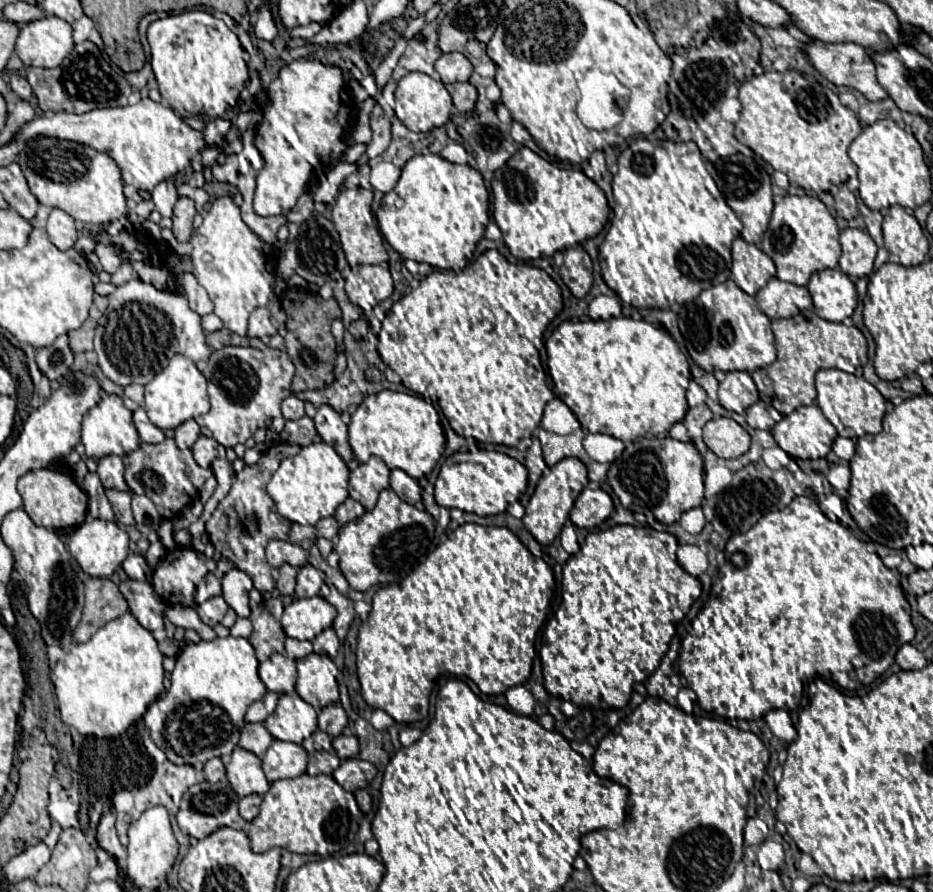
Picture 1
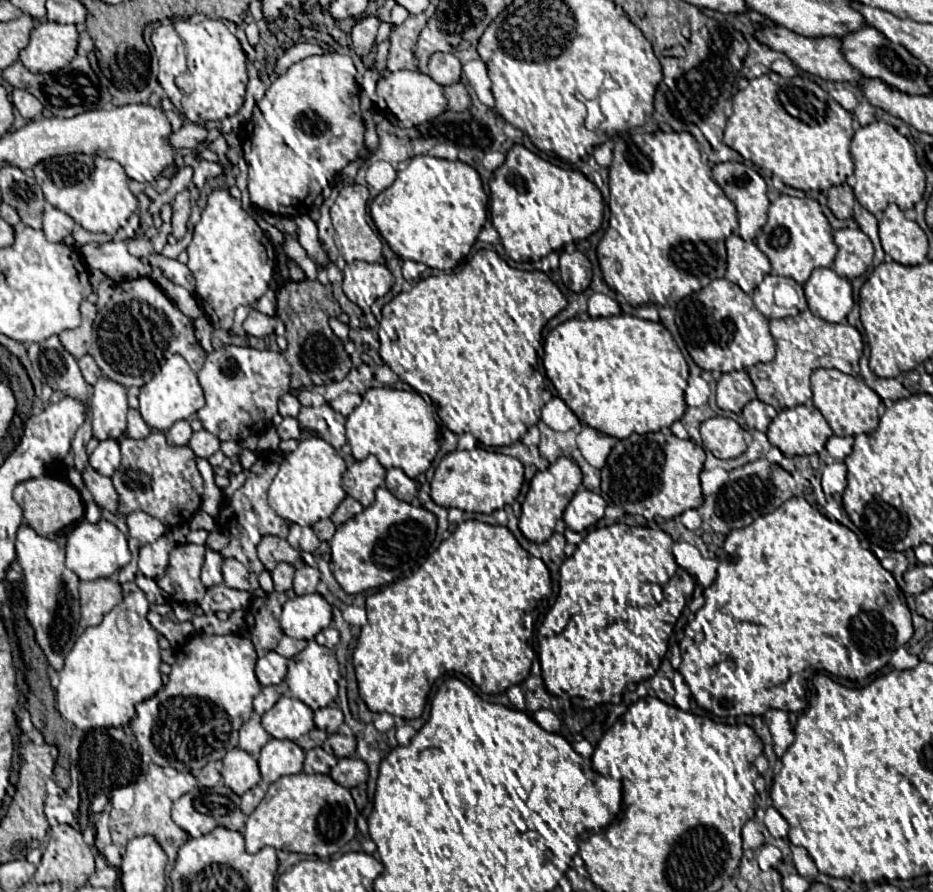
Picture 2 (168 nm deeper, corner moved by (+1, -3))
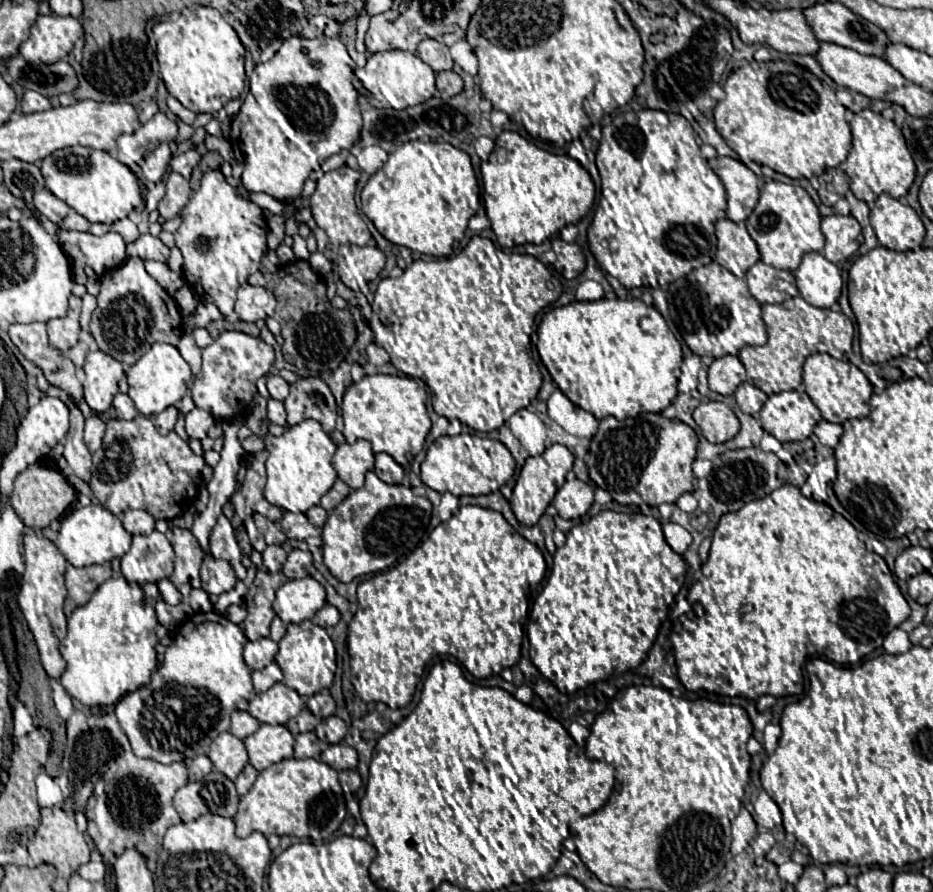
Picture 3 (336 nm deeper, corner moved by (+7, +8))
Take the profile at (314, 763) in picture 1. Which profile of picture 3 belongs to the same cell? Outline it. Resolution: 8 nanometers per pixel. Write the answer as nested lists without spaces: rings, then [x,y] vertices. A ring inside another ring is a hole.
[[[306,732],[306,734],[296,736],[296,744],[294,744],[296,758],[316,758],[318,760],[320,752],[322,752],[322,744],[314,732]]]

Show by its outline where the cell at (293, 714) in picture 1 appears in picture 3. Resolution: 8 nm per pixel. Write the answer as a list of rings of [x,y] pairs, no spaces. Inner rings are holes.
[[[274,684],[270,690],[256,694],[250,700],[248,712],[258,722],[280,726],[280,724],[286,724],[292,716],[298,716],[302,708],[304,708],[304,702],[296,690],[284,684]]]

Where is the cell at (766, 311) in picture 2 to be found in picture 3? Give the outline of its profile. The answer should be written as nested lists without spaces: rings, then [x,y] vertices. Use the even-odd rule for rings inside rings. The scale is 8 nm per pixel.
[[[756,262],[748,274],[746,274],[746,280],[748,280],[748,288],[750,288],[750,294],[760,302],[760,304],[780,304],[788,298],[792,298],[790,292],[776,292],[772,288],[772,282],[776,278],[784,278],[784,272],[774,268],[774,266],[768,266],[764,262]]]

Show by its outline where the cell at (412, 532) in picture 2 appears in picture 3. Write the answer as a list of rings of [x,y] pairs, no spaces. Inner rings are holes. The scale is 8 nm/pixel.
[[[374,472],[366,474],[360,490],[352,490],[330,514],[322,528],[324,564],[340,582],[352,582],[358,576],[388,570],[410,556],[424,540],[430,526],[432,504],[416,496],[410,488],[382,482]]]

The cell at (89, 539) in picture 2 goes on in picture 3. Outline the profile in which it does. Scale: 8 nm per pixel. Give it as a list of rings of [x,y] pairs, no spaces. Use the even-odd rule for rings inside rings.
[[[92,504],[86,508],[74,508],[70,514],[64,516],[56,546],[72,566],[82,568],[92,564],[106,564],[112,558],[124,556],[130,548],[130,542],[132,542],[132,536],[122,528],[122,522],[106,508]]]

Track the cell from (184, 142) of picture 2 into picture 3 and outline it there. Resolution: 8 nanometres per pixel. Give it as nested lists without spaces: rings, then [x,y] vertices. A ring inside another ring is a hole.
[[[158,112],[152,120],[142,124],[136,134],[124,134],[118,138],[118,160],[138,162],[146,152],[152,152],[156,146],[174,140],[178,134],[178,122],[164,112]]]

